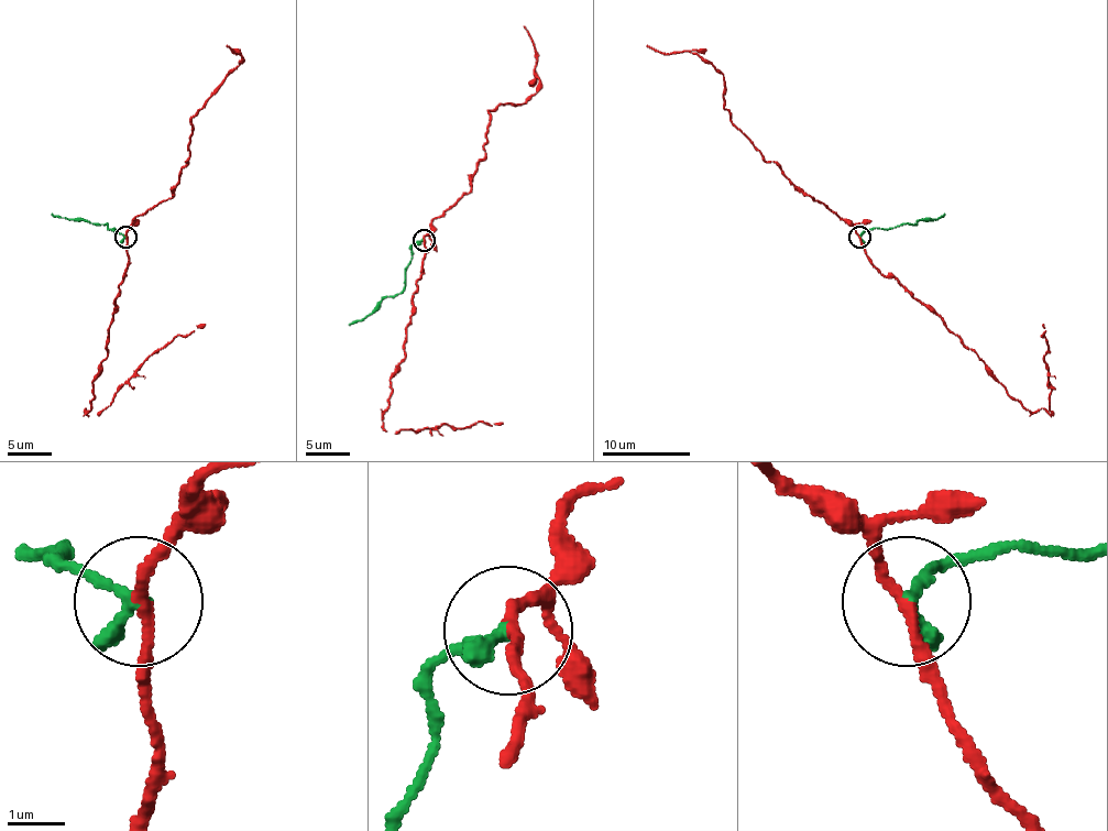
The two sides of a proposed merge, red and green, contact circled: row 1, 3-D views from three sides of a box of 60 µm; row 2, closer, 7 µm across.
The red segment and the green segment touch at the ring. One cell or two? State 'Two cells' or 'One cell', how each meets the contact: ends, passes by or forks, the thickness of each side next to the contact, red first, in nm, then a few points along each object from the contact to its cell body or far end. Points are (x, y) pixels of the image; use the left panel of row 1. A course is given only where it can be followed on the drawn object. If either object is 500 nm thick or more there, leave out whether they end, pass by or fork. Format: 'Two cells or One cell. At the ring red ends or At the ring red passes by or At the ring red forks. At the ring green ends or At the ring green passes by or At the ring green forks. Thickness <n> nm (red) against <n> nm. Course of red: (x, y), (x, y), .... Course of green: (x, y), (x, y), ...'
Two cells. At the ring red passes by. At the ring green ends. Thickness 170 nm (red) against 320 nm. Course of red: (127, 236), (129, 266), (116, 299), (107, 359), (85, 412), (100, 414), (155, 352), (206, 324). Course of green: (127, 236), (107, 225), (52, 214)

